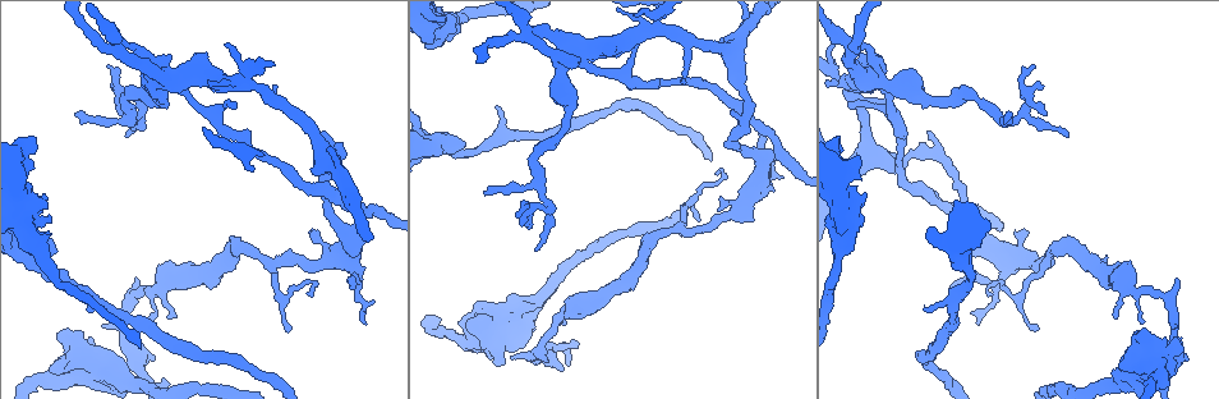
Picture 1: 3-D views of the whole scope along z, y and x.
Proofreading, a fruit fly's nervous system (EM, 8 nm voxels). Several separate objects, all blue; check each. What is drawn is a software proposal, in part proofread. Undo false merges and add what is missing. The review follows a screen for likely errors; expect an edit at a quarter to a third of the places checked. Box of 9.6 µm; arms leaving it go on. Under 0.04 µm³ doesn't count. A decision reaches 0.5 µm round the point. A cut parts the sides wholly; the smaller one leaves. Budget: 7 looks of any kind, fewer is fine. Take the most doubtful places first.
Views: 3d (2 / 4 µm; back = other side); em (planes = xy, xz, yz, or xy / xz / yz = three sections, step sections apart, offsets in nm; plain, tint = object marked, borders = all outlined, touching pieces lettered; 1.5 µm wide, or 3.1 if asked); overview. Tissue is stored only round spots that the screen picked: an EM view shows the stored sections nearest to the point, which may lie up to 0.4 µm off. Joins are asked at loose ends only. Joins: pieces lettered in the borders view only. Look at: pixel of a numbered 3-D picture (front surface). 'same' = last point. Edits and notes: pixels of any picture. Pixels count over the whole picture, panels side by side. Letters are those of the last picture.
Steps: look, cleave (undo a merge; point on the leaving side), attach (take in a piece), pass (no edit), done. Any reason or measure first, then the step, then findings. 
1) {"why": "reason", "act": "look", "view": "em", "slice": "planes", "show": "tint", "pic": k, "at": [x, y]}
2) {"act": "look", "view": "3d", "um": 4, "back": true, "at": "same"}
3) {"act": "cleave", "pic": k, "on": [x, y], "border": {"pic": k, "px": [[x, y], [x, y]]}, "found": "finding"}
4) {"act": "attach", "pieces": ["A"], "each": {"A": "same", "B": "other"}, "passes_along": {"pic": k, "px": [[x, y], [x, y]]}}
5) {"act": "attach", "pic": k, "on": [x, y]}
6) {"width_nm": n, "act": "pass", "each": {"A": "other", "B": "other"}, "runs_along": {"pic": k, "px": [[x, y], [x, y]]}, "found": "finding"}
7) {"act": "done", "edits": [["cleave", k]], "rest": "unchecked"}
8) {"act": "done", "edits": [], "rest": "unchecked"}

{"why": "an open end", "act": "look", "view": "3d", "um": 2, "back": true, "pic": 1, "at": [1177, 281]}

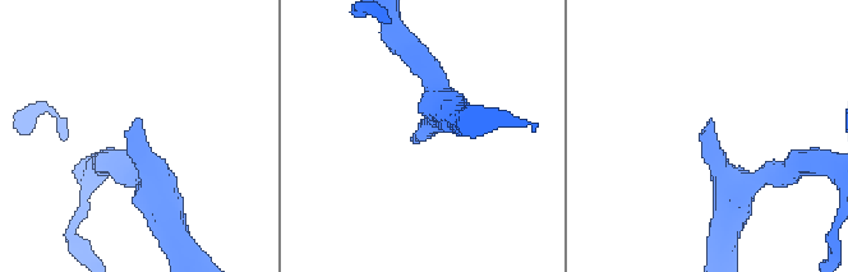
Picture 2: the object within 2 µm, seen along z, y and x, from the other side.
{"why": "need the tissue", "act": "look", "view": "em", "slice": "yz", "step": 8, "show": "borders", "pic": 2, "at": [711, 122]}

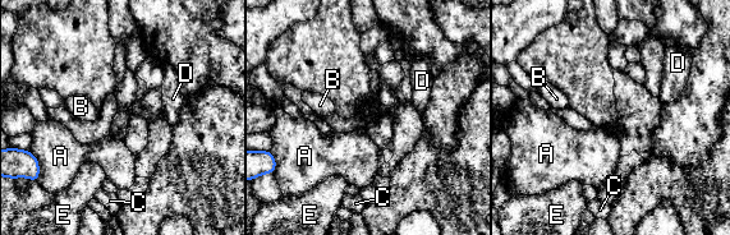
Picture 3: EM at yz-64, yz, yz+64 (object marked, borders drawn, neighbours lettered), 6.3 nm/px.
{"act": "look", "view": "em", "slice": "planes", "show": "borders", "at": "same"}

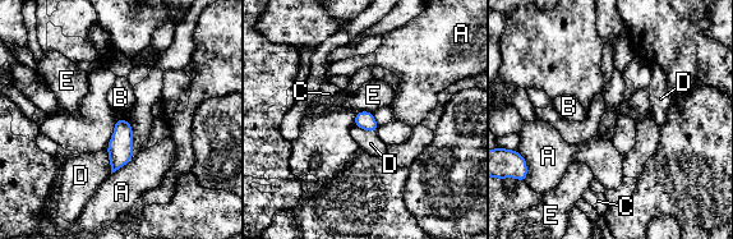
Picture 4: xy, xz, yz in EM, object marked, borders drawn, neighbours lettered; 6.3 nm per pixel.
{"width_nm": 120, "act": "pass", "each": {"A": "other", "B": "other", "C": "other", "D": "other", "E": "other"}, "found": "no lettered piece goes on from it"}

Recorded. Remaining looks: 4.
{"why": "branch point", "act": "look", "view": "3d", "um": 2, "pic": 1, "at": [529, 34]}

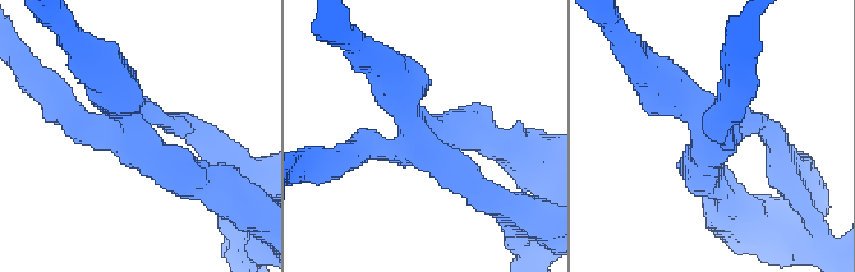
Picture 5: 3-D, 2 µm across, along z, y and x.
{"arms": 3, "arm_widths_nm": [200, 260, 300], "why": "now the EM", "act": "look", "view": "em", "slice": "xz", "step": 8, "show": "borders", "pic": 5, "at": [714, 131]}

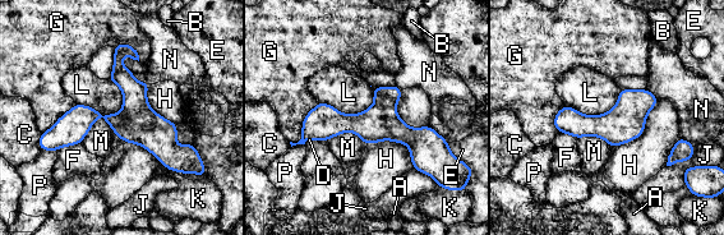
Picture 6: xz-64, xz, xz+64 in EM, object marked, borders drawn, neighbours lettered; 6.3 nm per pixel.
{"act": "cleave", "pic": 6, "on": [418, 139], "each": {"A": "other", "B": "other", "C": "other", "D": "other", "E": "other", "F": "other", "G": "other", "H": "other", "J": "other", "K": "other", "L": "other", "M": "other", "N": "other", "P": "other"}, "found": "two neurons meet here"}

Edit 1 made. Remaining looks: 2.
{"why": "redraw", "act": "look", "view": "overview"}

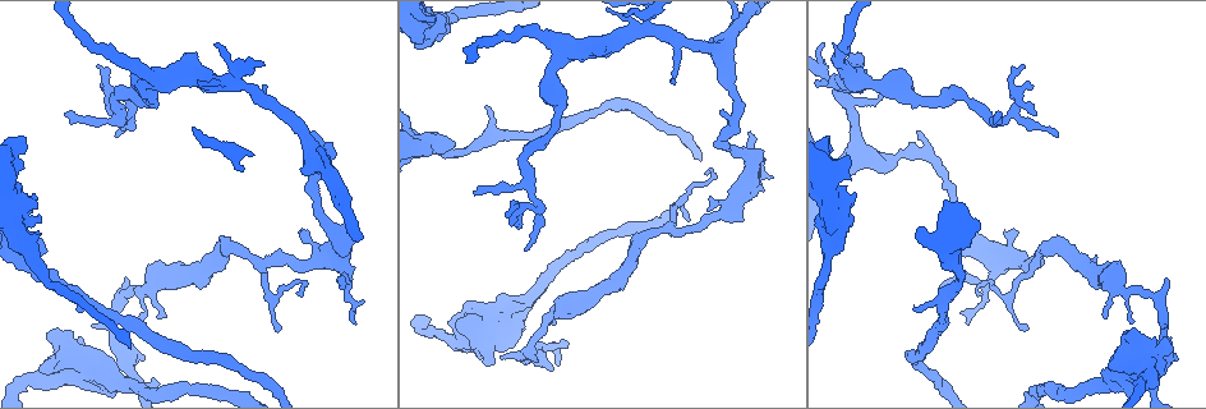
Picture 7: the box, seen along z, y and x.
{"why": "free end", "act": "look", "view": "em", "slice": "planes", "show": "borders", "pic": 7, "at": [25, 140]}

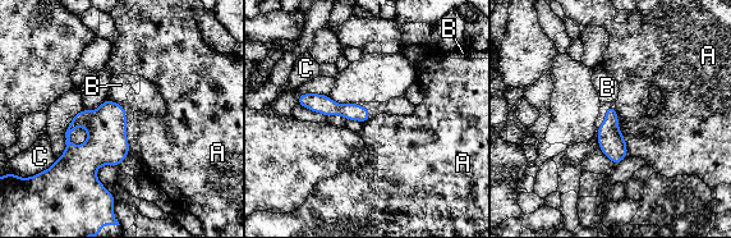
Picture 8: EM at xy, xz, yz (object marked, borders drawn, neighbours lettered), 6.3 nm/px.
{"act": "pass", "each": {"A": "other", "B": "other", "C": "other"}, "runs_along": {"pic": 8, "px": [[300, 97], [329, 108], [367, 114]]}, "found": "no lettered piece goes on from it"}

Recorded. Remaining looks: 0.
{"act": "done", "edits": [["cleave", 6]], "rest": "unchecked"}

